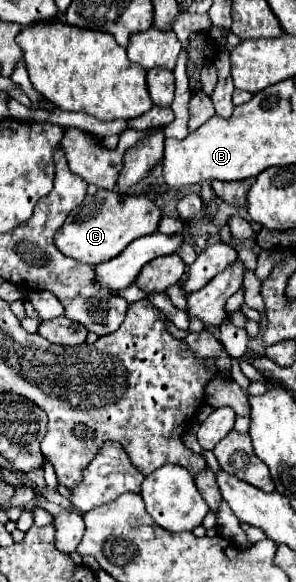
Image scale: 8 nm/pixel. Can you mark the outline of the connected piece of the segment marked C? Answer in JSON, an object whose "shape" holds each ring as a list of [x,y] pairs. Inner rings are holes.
{"shape":[[[98,189],[96,195],[86,195],[86,199],[66,217],[64,225],[54,235],[54,243],[66,257],[88,265],[98,265],[118,257],[134,239],[154,233],[160,219],[162,211],[144,195],[122,197],[116,191]]]}

